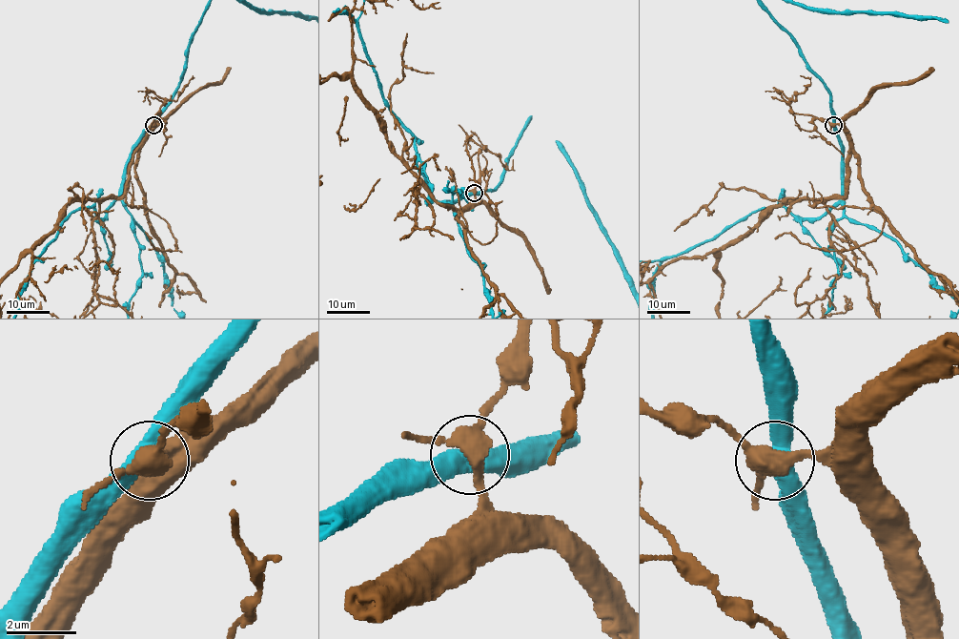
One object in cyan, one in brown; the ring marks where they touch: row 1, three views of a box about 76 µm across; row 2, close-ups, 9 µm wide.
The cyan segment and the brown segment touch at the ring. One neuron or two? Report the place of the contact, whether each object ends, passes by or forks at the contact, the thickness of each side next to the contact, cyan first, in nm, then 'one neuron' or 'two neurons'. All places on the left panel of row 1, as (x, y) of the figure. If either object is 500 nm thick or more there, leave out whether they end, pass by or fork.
at (153, 125); cyan passes by; brown forks there; 460 nm thick on the cyan side, 400 nm on the other; two neurons

